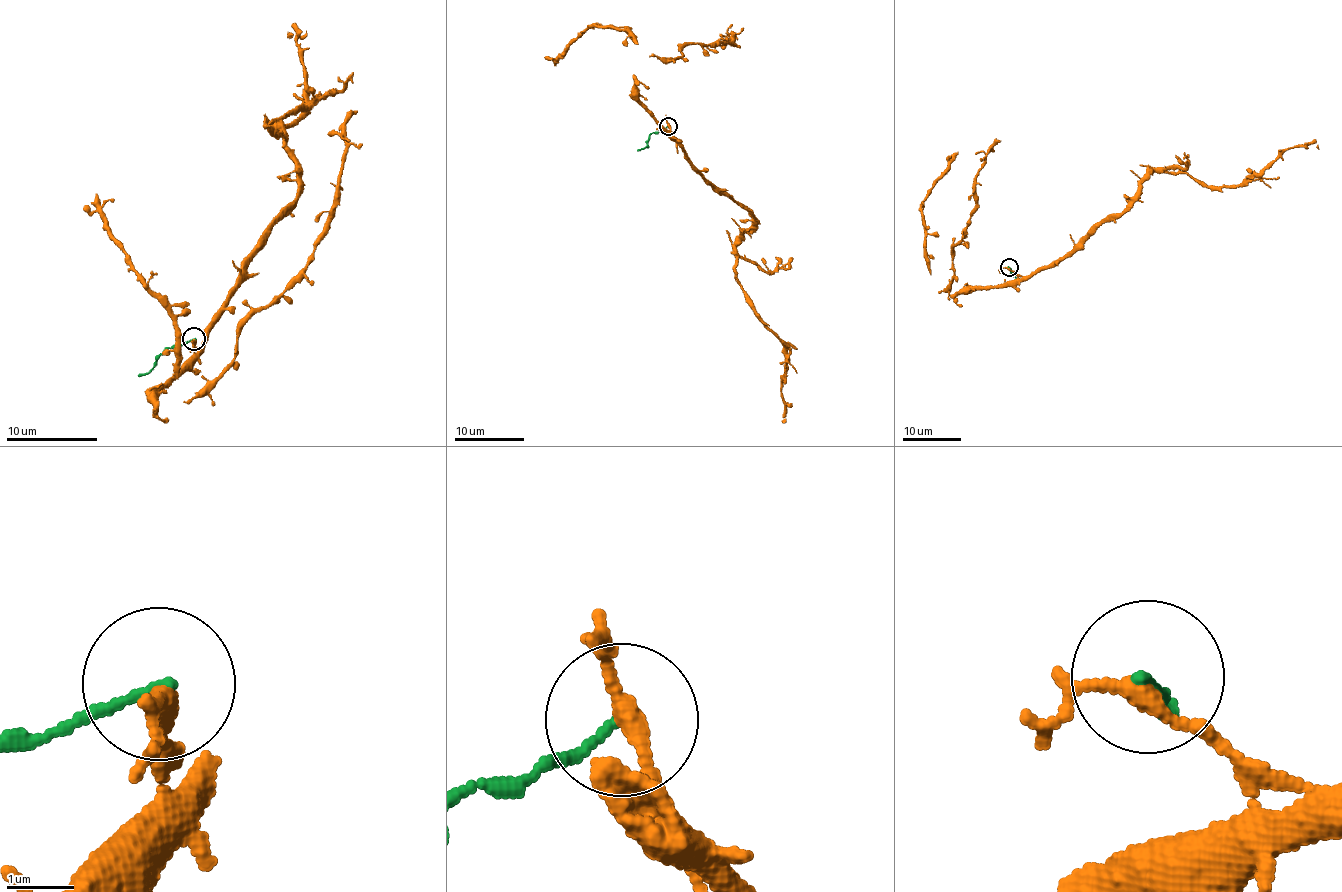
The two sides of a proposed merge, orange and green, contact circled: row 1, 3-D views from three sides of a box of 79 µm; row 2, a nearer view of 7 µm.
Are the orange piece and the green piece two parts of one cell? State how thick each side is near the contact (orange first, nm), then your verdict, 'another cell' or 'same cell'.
190 nm thick on the orange side, 150 nm on the other; another cell

